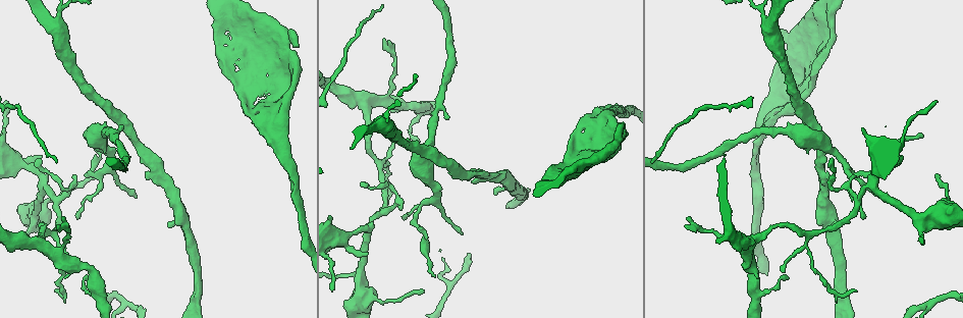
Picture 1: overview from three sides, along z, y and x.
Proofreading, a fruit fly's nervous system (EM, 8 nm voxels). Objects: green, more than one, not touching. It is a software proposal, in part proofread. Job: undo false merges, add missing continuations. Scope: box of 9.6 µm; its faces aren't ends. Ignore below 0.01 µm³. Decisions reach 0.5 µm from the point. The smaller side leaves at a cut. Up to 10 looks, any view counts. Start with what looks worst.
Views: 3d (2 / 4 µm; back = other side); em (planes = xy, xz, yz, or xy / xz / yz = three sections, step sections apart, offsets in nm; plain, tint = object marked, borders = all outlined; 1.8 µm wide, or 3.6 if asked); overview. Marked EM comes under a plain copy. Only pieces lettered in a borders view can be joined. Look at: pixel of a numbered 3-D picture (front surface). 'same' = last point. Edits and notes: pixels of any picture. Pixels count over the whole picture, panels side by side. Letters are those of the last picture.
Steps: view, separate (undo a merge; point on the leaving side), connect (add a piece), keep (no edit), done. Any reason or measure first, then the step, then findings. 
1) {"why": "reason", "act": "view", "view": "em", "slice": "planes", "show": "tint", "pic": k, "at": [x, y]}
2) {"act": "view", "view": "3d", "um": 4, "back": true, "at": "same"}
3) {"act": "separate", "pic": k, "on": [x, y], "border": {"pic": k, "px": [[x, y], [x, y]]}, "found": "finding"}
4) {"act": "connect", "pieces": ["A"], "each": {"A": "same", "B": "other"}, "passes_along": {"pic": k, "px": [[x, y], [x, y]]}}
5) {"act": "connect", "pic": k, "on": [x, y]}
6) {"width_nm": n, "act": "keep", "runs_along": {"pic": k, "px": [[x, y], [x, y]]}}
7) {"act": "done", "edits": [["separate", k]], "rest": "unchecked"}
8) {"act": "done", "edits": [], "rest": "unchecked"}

{"act": "view", "view": "em", "um": 3.6, "slice": "planes", "show": "borders", "pic": 1, "at": [251, 107]}

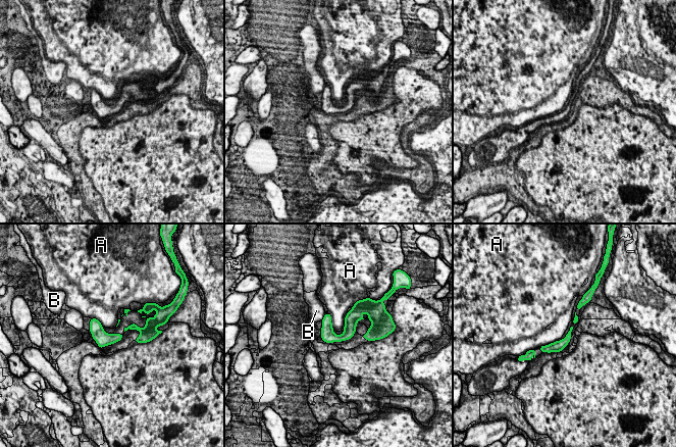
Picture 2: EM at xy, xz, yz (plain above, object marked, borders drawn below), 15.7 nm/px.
{"longest_contact_nm": ["A", 320], "act": "keep", "each": {"A": "other", "B": "other"}, "border": {"pic": 2, "px": [[557, 340], [539, 347]]}, "found": "one cell here"}

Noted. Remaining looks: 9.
{"why": "abrupt turn", "act": "view", "view": "3d", "um": 2, "pic": 1, "at": [248, 49]}

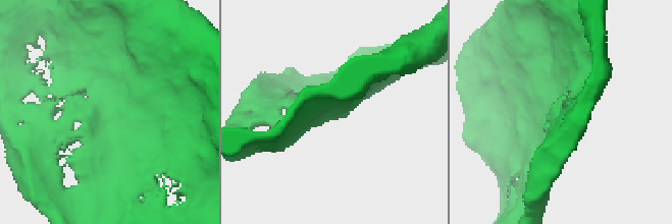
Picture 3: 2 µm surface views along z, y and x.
{"why": "need the tissue", "act": "view", "view": "em", "slice": "planes", "show": "borders", "pic": 3, "at": [558, 111]}

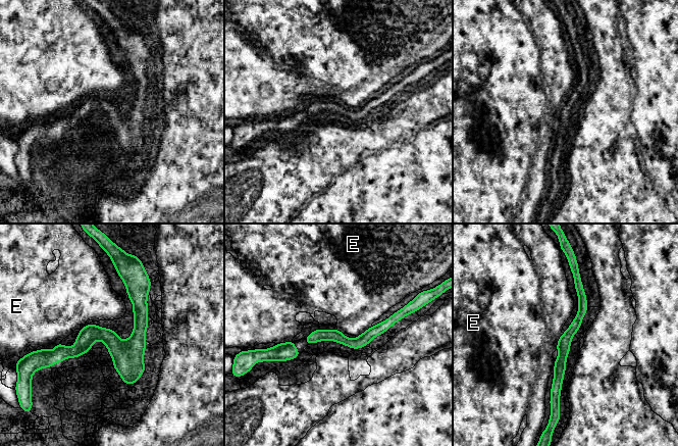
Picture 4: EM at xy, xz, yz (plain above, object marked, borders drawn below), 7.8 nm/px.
{"act": "keep", "each": {"E": "other"}, "border": {"pic": 4, "px": [[292, 340], [275, 344]]}, "found": "continuous, no second cell"}

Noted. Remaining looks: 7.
{"why": "thin arm on a thick one", "act": "view", "view": "3d", "um": 2, "pic": 1, "at": [367, 106]}

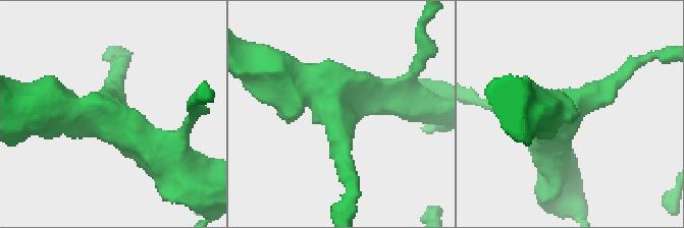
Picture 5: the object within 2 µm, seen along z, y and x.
{"arms": 3, "why": "shape alone is not enough", "act": "view", "view": "em", "slice": "planes", "show": "borders", "pic": 5, "at": [336, 107]}

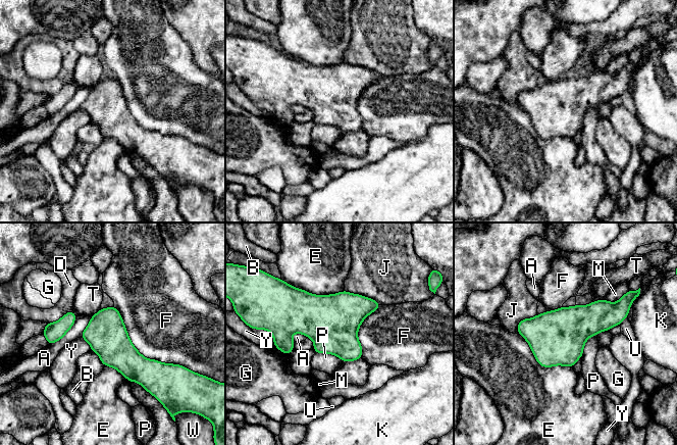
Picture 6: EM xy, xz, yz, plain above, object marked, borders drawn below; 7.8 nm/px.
{"width_nm": 320, "longest_contact_nm": ["F", 700], "act": "keep", "each": {"A": "other", "B": "other", "D": "other", "E": "other", "F": "other", "G": "other", "J": "other", "K": "other", "M": "other", "P": "other", "T": "other", "U": "other", "W": "other", "Y": "other"}, "found": "continuous, no second cell"}

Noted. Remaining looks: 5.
{"why": "end of a long branch", "act": "view", "view": "em", "slice": "planes", "show": "tint", "pic": 1, "at": [922, 134]}

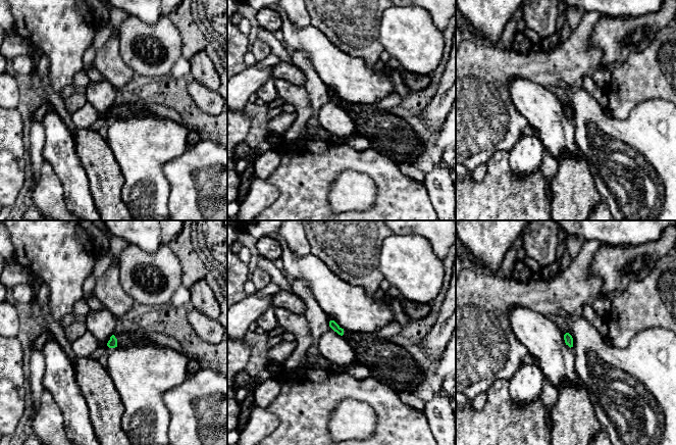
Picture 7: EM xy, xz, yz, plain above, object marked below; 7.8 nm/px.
{"why": "see the neighbours", "act": "view", "view": "em", "slice": "planes", "show": "borders", "at": "same"}

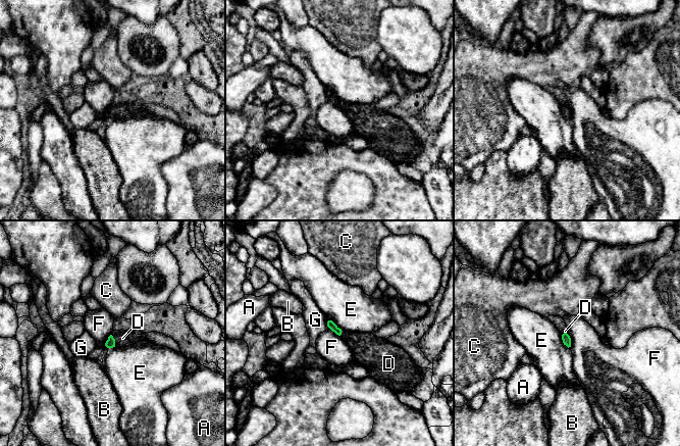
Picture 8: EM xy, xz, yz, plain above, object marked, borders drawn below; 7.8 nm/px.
{"longest_contact_nm": ["E", 160], "act": "connect", "pieces": ["D"], "each": {"A": "other", "B": "other", "C": "other", "D": "same", "E": "other", "F": "other", "G": "other"}, "passes_along": {"pic": 8, "px": [[110, 343], [114, 341], [122, 338]]}, "found": "it goes on there"}

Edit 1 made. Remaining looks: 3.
{"act": "done", "edits": [["connect", 8]], "rest": "unchecked"}

